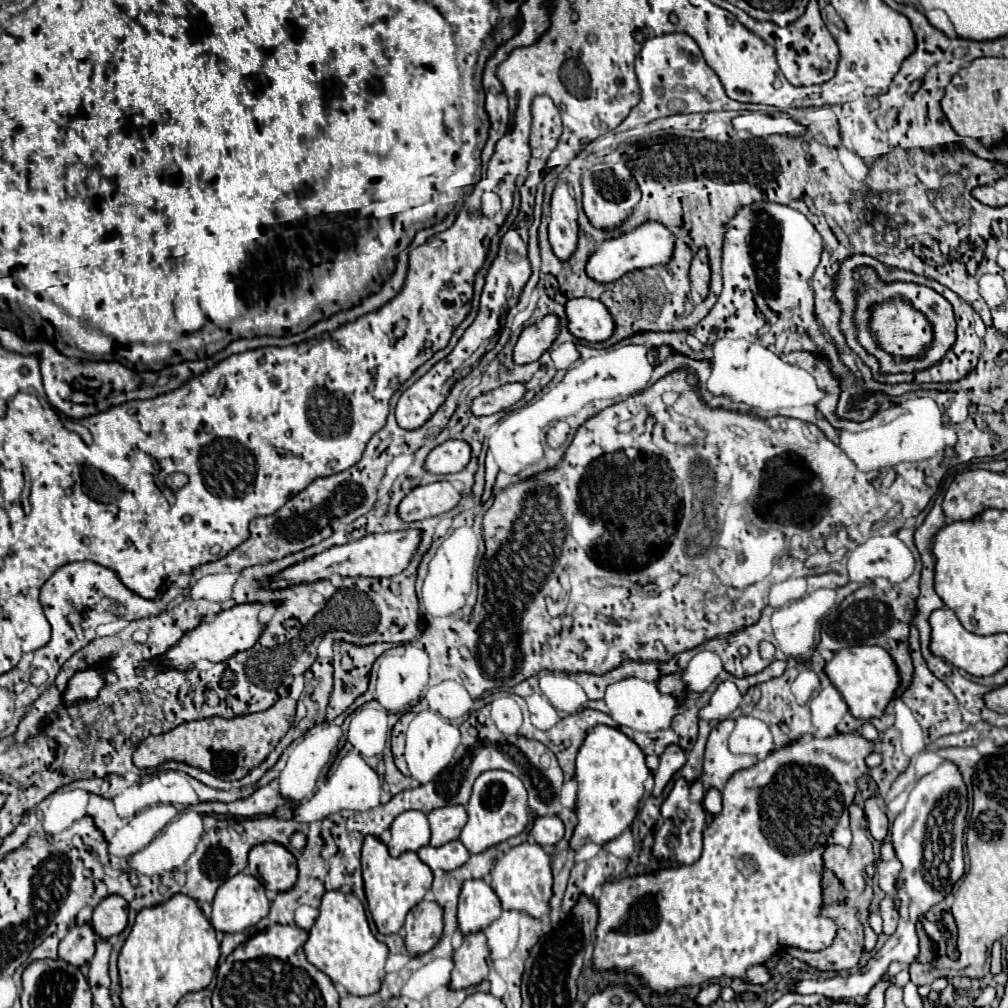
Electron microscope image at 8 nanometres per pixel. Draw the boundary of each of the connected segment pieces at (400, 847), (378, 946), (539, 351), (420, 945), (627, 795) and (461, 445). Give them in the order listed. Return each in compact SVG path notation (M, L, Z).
M406 810L392 822L392 840L388 850L392 856L400 856L408 850L418 850L430 842L430 828L426 814L420 810Z
M330 890L322 896L318 910L320 916L316 918L304 944L308 960L328 974L334 984L342 984L350 994L366 996L378 992L386 976L384 962L388 958L388 946L372 934L362 902L354 894Z
M544 316L536 324L522 330L516 346L514 346L514 362L530 364L538 360L558 336L558 320L556 316Z
M422 900L406 916L404 940L410 954L424 954L436 946L444 930L444 908Z
M598 724L588 734L586 740L578 752L576 758L576 782L578 782L578 800L576 800L576 814L578 814L578 826L570 838L570 850L578 852L584 844L594 842L598 846L608 844L610 840L618 838L636 818L640 800L644 796L644 780L650 776L650 770L646 766L646 756L640 750L640 746L630 740L626 734L622 734L616 728Z
M448 440L436 446L426 462L424 468L432 474L454 474L460 472L470 462L470 448L462 440Z

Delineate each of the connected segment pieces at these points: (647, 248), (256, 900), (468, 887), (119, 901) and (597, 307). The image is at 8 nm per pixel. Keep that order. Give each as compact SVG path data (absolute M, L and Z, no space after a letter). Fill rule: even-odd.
M644 222L642 226L622 234L618 238L610 238L610 240L604 240L602 244L598 244L596 252L588 258L586 274L594 282L610 284L630 270L666 264L672 256L672 248L674 248L674 236L672 236L672 232L668 232L668 228L664 228L658 222Z
M236 874L216 892L210 922L220 932L242 932L260 922L270 910L266 890L254 876Z
M466 880L460 890L458 926L464 934L484 930L502 912L500 900L484 880Z
M106 896L92 914L92 928L102 938L112 938L120 934L128 924L128 902L118 896Z
M572 298L566 302L568 330L580 340L602 342L612 336L612 316L608 308L594 298Z

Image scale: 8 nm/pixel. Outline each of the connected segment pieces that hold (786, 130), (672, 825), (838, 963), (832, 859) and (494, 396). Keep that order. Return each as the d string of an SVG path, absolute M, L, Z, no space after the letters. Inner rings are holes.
M760 112L740 114L732 120L732 124L736 130L748 130L752 136L768 136L768 134L800 136L804 132L804 126L796 124L790 118L772 118L772 116L764 116Z
M678 778L672 792L662 804L662 828L656 832L656 842L654 842L654 856L656 858L666 858L674 860L680 864L692 864L700 858L702 852L702 830L706 826L706 810L702 804L694 804L690 798L690 782L684 778Z
M834 904L822 908L822 916L834 920L838 934L832 946L820 952L808 952L800 948L788 948L786 952L818 970L848 970L856 966L862 956L864 928L856 916L856 910L848 904Z
M850 804L850 828L852 828L852 836L854 836L852 844L848 848L844 848L844 846L826 846L826 850L824 850L824 866L828 870L832 870L840 878L840 882L846 886L846 890L862 892L864 890L864 868L868 864L872 864L876 856L874 856L870 834L868 834L866 814L858 804Z
M504 384L492 392L486 392L478 398L474 398L470 410L474 416L490 416L496 412L504 412L512 404L516 404L524 396L526 388L522 384Z

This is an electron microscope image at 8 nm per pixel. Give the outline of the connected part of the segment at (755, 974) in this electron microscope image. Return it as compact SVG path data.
M762 964L754 965L746 972L746 980L750 984L766 984L770 980L770 970Z

